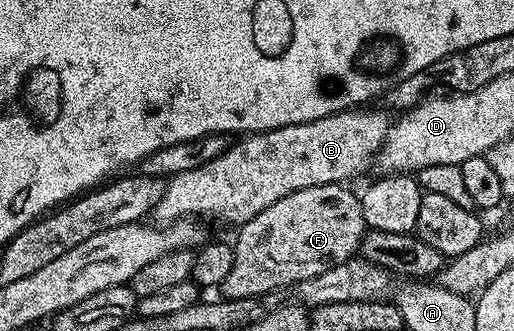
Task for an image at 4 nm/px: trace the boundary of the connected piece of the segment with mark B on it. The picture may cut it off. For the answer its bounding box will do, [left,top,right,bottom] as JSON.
[151,108,389,224]

